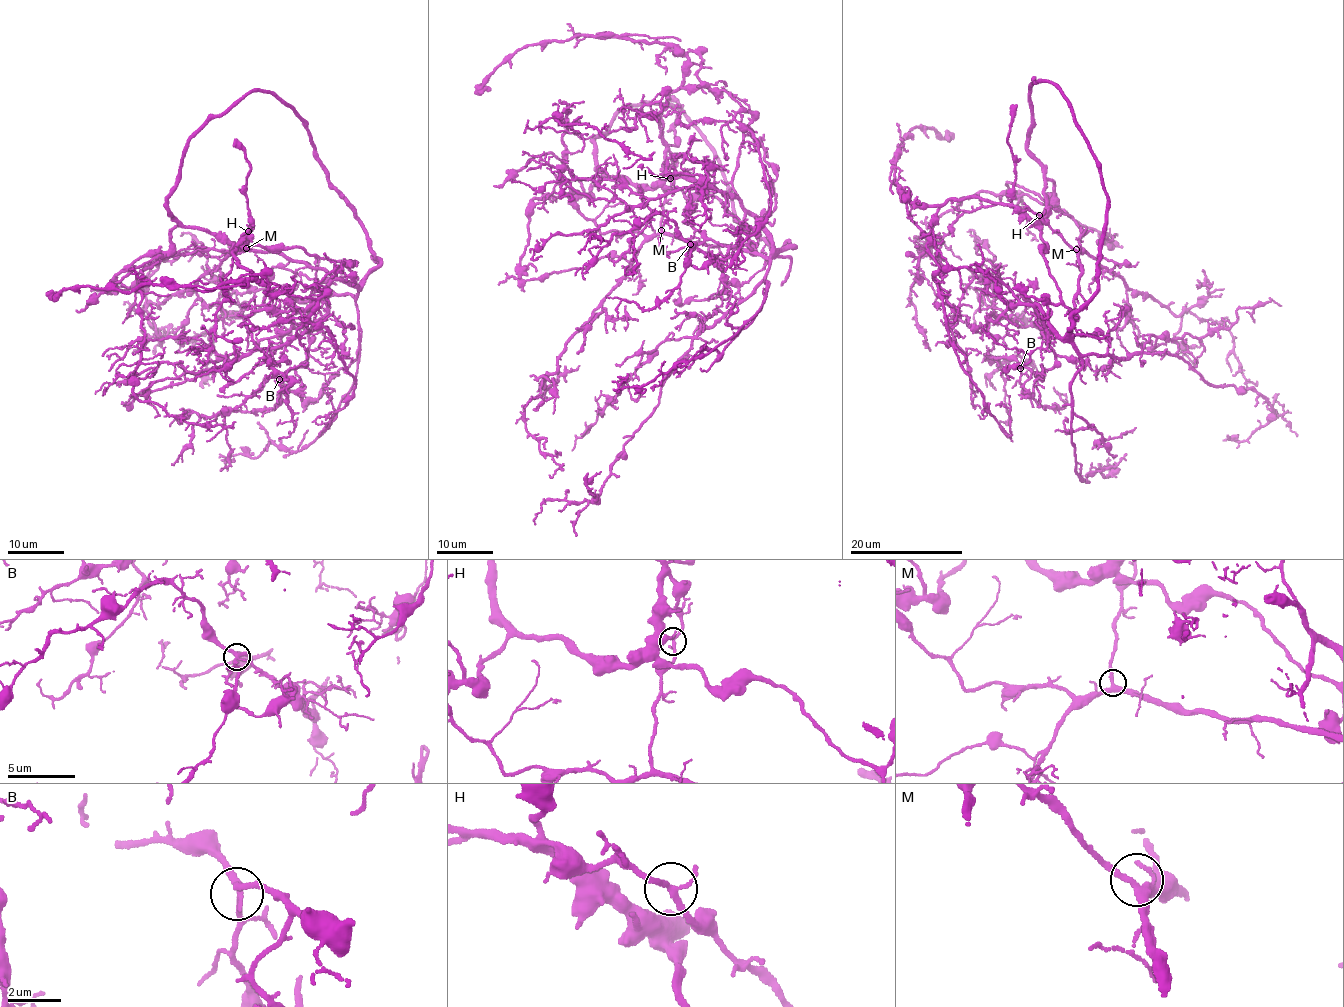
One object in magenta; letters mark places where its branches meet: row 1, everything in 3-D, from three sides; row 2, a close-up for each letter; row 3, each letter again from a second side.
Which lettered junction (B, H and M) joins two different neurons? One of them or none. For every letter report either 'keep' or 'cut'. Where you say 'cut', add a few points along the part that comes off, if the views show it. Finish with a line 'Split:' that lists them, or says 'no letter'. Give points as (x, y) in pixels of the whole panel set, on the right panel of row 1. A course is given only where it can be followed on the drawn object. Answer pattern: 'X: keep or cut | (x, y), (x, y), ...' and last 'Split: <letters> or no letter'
B: keep
H: keep
M: keep
Split: no letter

